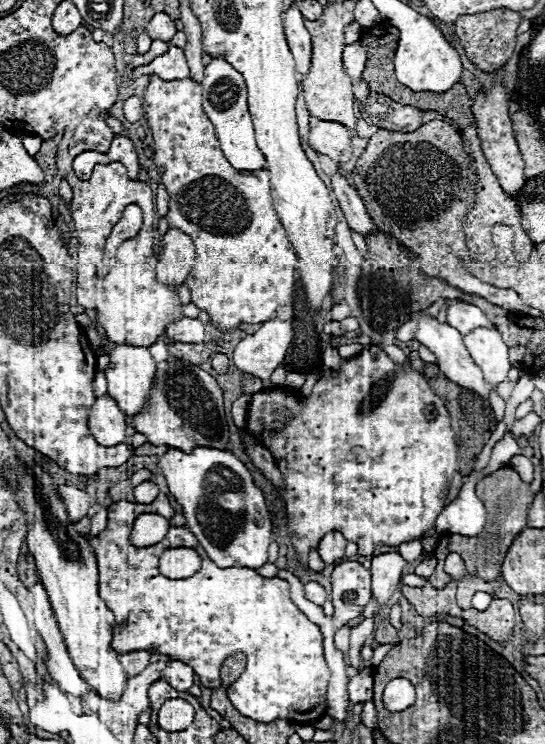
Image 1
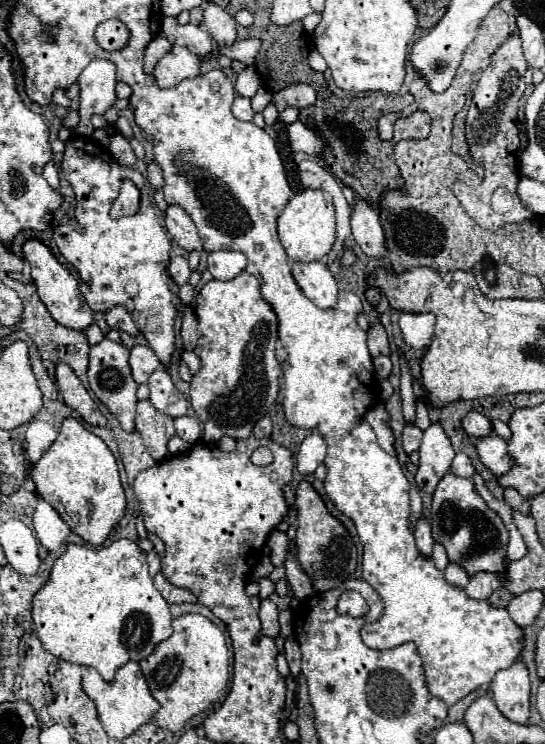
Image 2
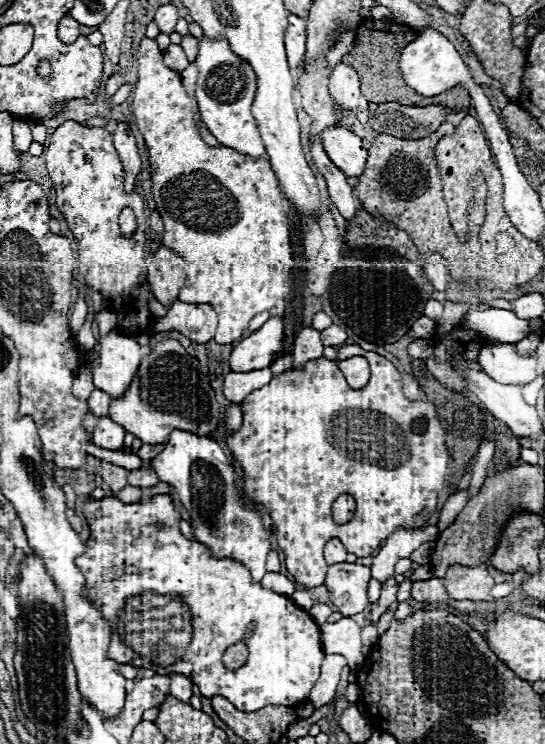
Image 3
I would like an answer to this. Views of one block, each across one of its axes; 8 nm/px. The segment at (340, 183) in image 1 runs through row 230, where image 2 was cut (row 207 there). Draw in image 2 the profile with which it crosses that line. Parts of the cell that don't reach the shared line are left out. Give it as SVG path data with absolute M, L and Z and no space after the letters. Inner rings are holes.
M358 200L354 206L352 234L356 244L362 248L366 256L372 256L378 260L388 256L388 248L384 244L384 230L380 224L380 212L374 210L364 200Z

